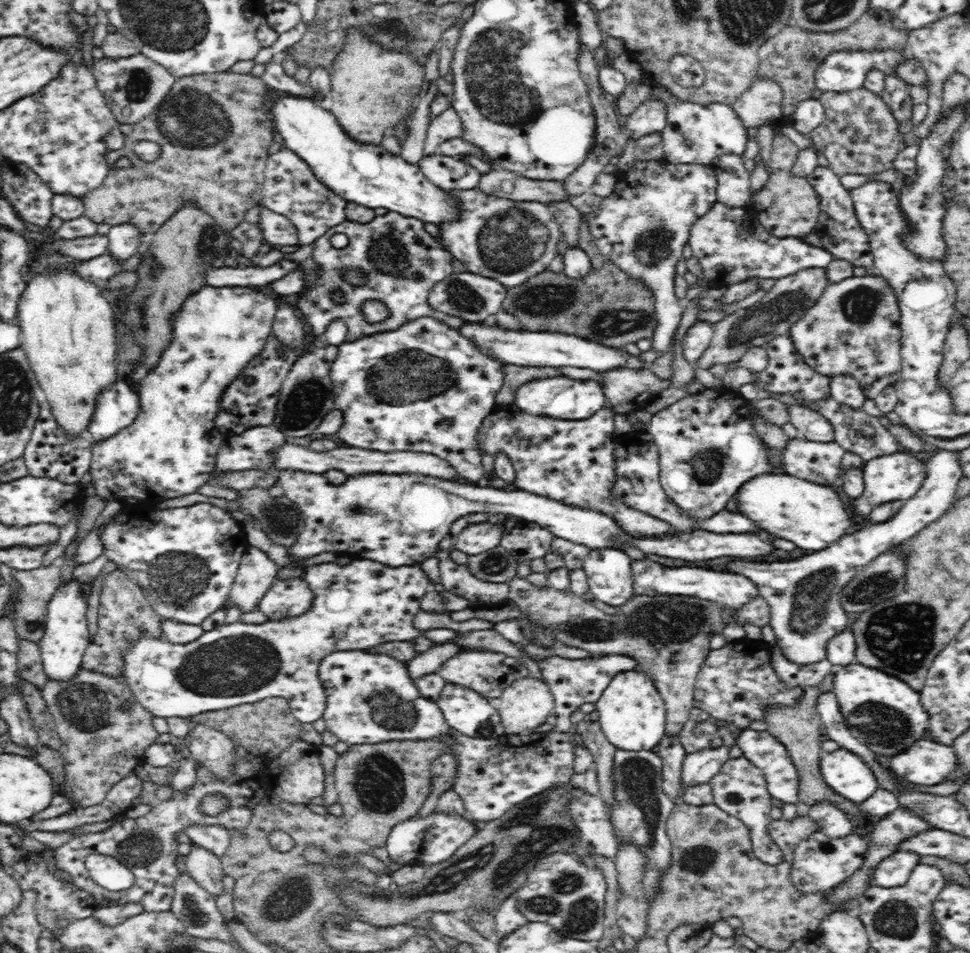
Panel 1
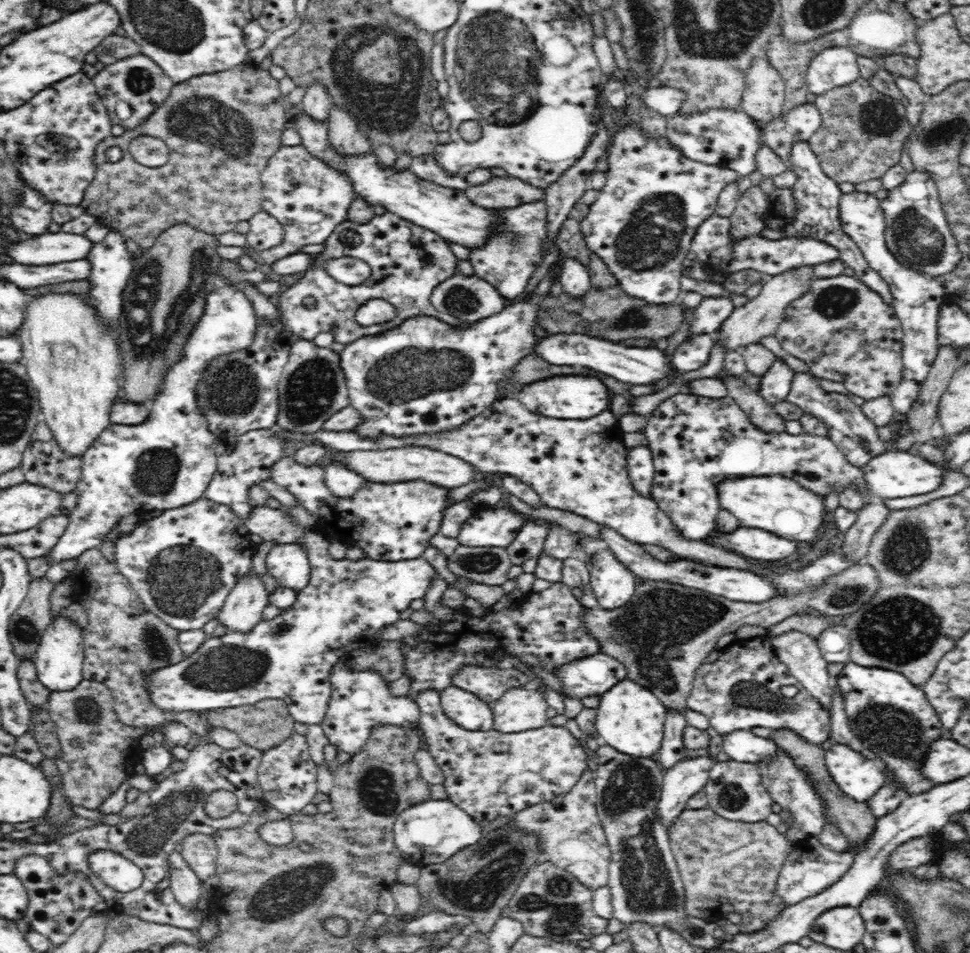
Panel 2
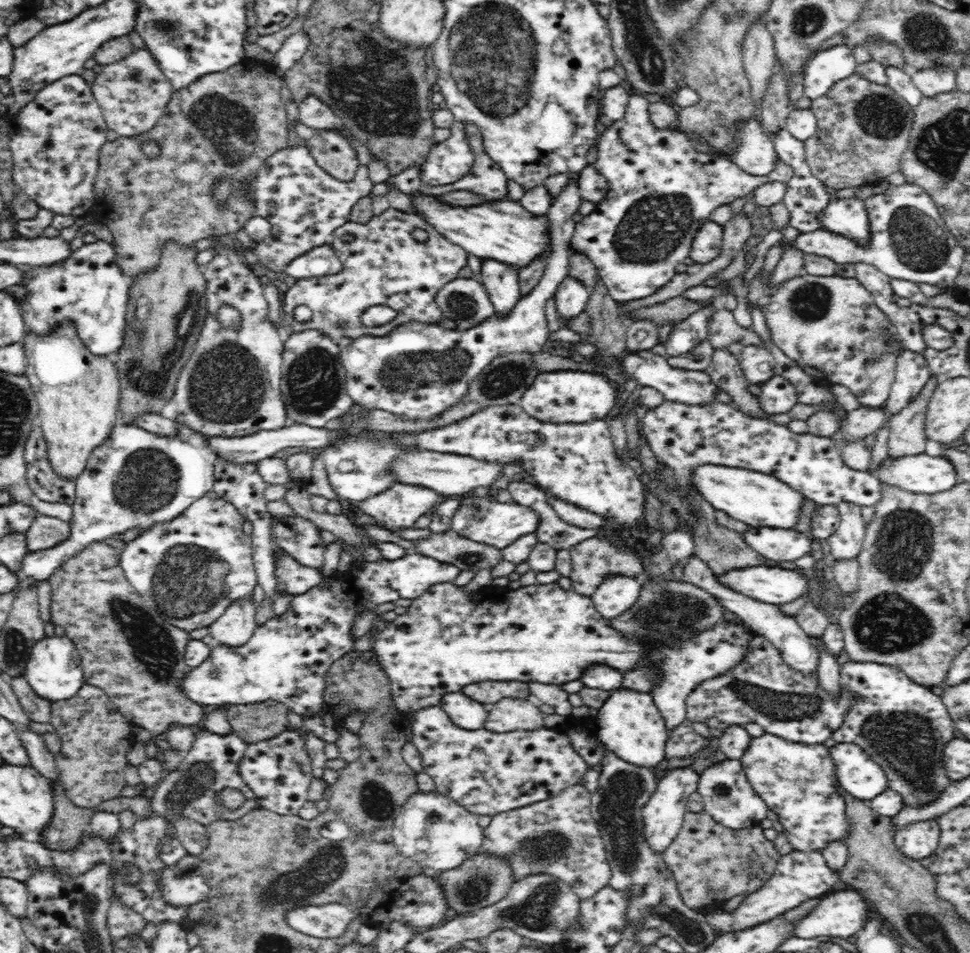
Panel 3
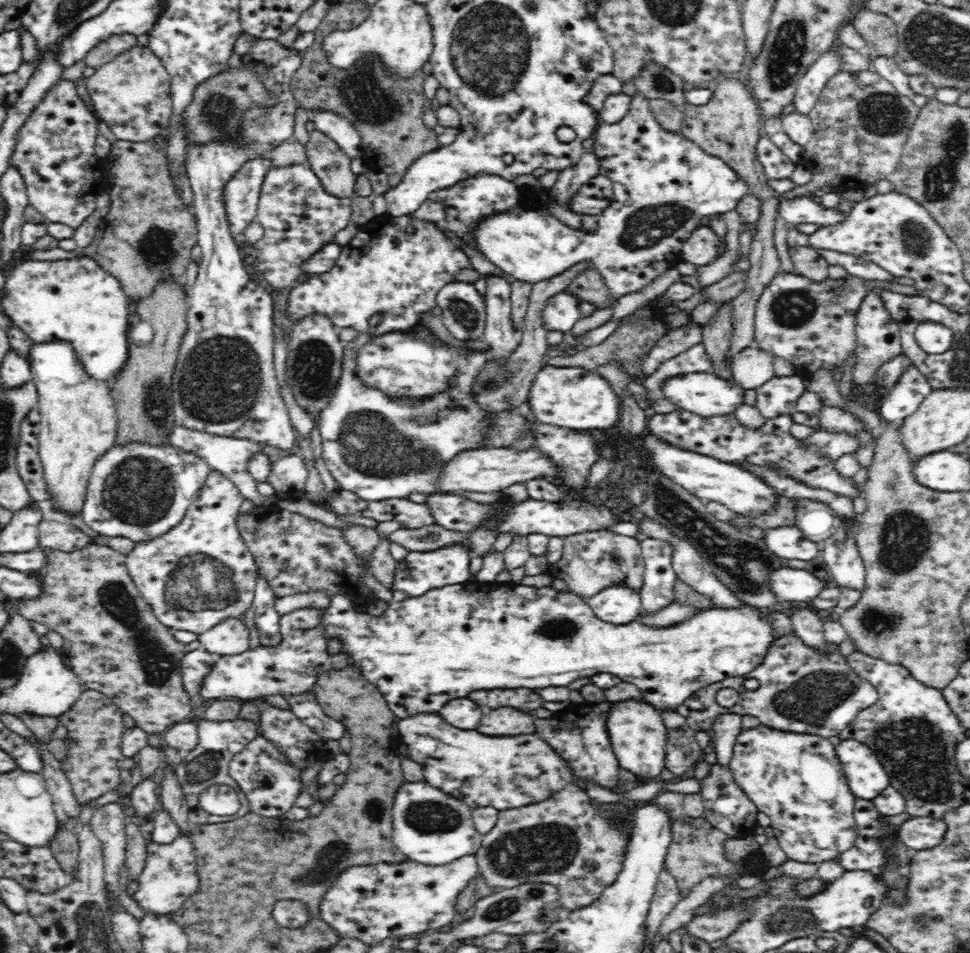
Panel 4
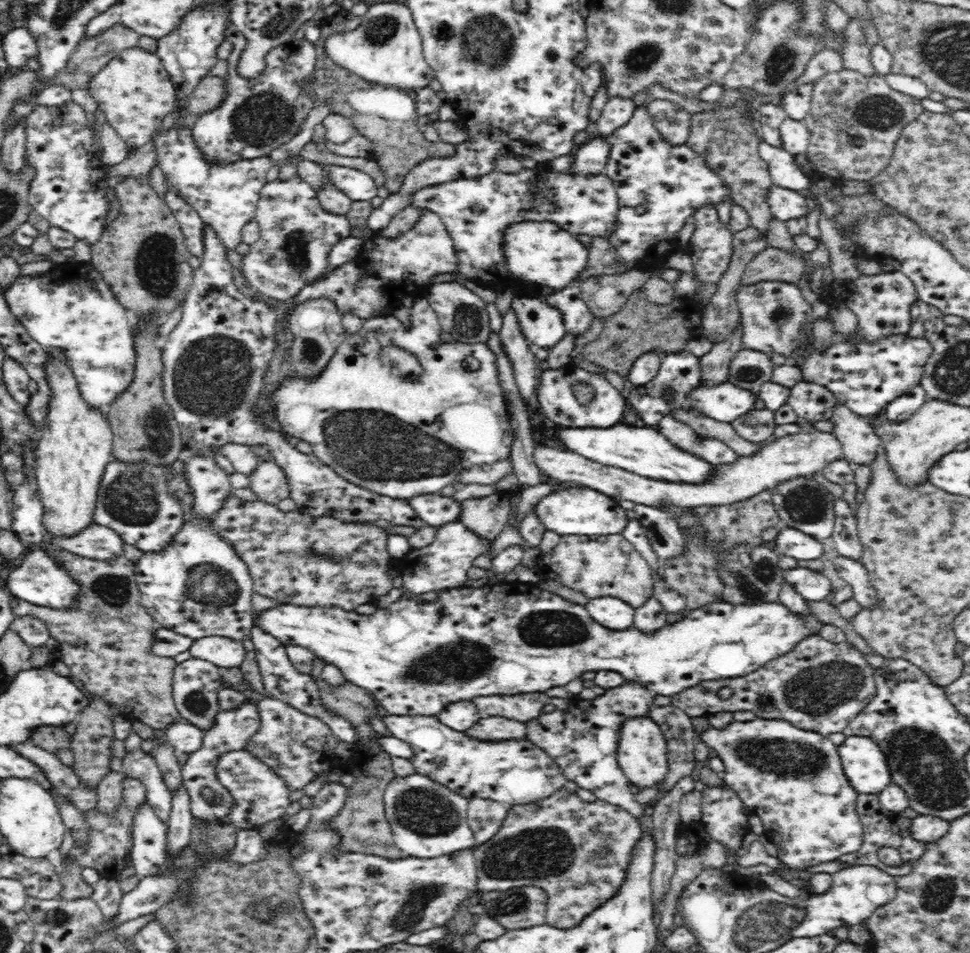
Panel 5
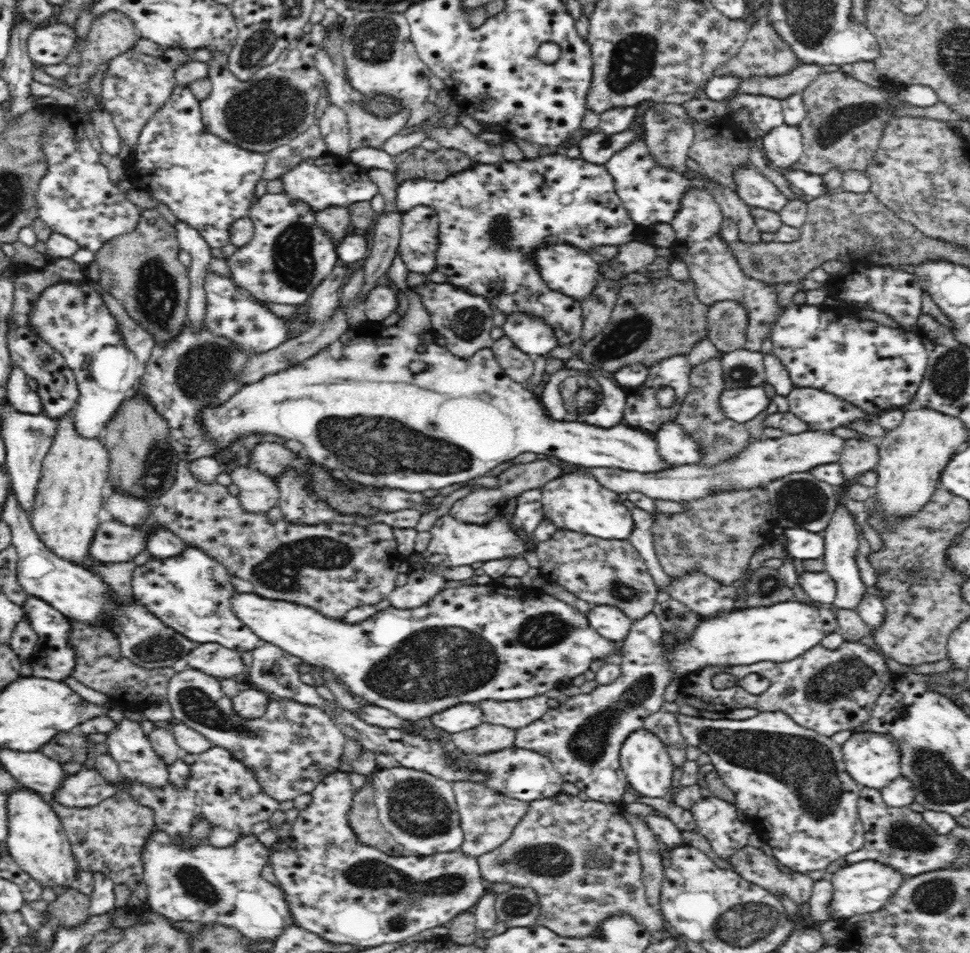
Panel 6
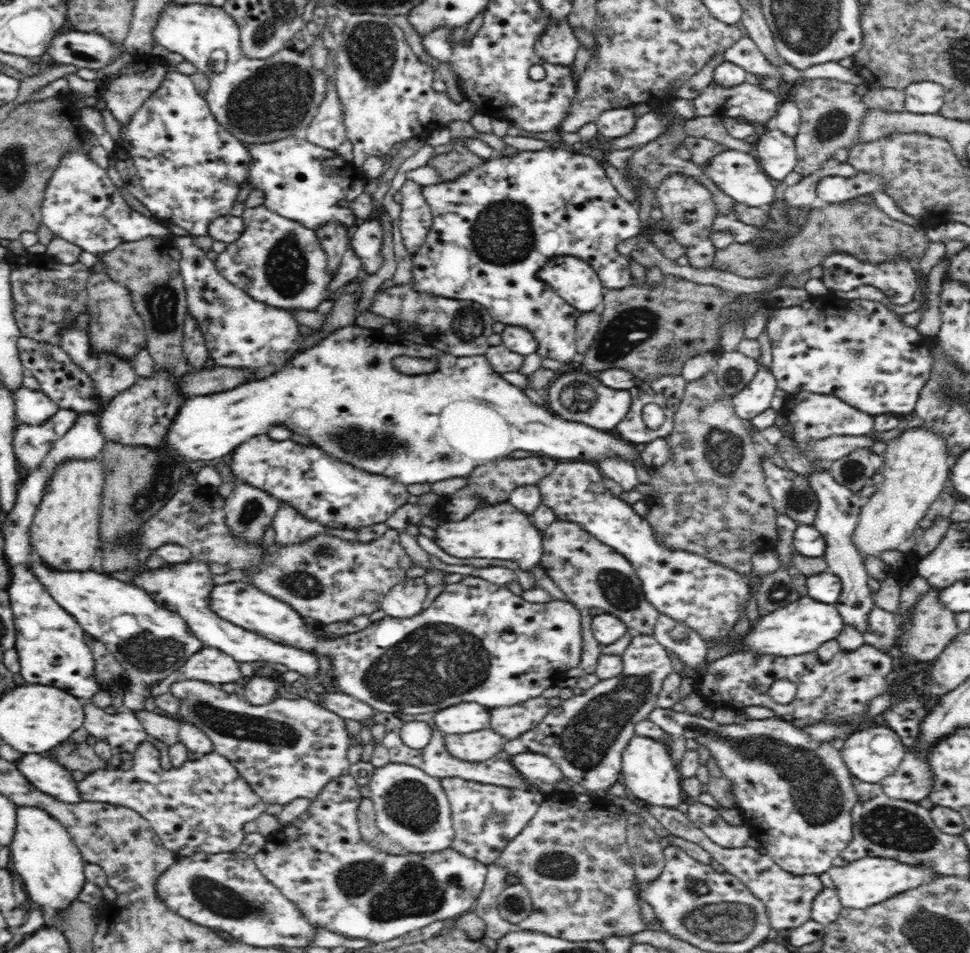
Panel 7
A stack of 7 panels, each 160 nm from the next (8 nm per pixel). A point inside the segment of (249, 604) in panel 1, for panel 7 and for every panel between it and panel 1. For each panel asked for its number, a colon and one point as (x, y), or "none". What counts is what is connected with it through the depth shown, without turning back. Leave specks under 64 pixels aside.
2: (243, 608)
3: (235, 627)
4: (231, 636)
5: (225, 653)
6: (212, 658)
7: (210, 665)

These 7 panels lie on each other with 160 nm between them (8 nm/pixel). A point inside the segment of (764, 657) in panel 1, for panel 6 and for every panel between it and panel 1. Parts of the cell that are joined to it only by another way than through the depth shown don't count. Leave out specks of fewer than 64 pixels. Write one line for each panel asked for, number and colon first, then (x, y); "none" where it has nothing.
2: (739, 691)
3: (762, 689)
4: (801, 690)
5: (820, 686)
6: (827, 690)

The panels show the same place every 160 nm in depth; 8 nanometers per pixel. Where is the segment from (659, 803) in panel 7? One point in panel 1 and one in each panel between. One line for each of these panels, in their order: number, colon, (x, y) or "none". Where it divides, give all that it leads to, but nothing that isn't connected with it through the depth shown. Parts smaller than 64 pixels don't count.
1: (632, 714)
2: (629, 718)
3: (629, 724)
4: (637, 733)
5: (642, 747)
6: (644, 758)

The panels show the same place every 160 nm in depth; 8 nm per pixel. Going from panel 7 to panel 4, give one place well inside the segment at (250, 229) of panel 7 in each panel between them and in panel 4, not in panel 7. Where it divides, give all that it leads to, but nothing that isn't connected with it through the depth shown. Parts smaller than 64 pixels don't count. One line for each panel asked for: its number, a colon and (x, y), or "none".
4: (299, 217)
5: (296, 234)
6: (288, 256)

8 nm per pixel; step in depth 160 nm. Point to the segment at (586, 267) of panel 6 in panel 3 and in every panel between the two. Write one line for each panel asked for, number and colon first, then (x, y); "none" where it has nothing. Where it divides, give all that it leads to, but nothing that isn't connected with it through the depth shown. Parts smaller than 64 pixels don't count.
3: (661, 190)
4: (663, 184)
5: (539, 252)

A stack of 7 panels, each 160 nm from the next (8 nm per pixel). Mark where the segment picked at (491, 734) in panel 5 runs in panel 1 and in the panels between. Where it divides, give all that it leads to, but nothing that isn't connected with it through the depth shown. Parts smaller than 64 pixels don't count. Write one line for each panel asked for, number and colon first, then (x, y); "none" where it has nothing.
1: (524, 705)
2: (518, 710)
3: (508, 715)
4: (505, 721)

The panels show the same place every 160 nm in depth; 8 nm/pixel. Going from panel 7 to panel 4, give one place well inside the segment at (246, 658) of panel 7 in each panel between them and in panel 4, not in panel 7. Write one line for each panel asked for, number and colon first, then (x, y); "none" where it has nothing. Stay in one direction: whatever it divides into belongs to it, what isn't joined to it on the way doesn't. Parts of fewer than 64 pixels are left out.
4: (200, 573)
5: (198, 586)
6: (191, 593)

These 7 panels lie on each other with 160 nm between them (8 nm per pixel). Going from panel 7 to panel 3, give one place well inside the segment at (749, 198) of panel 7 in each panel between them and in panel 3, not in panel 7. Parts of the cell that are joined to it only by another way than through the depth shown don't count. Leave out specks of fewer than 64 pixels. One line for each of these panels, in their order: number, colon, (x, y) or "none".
3: (848, 217)
4: (807, 209)
5: (785, 204)
6: (753, 188)

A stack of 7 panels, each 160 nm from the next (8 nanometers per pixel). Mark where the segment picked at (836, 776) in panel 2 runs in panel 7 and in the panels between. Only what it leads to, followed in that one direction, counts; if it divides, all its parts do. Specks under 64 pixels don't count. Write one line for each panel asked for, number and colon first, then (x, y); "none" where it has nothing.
3: (857, 773)
4: (865, 775)
5: (864, 765)
6: (873, 760)
7: (872, 753)

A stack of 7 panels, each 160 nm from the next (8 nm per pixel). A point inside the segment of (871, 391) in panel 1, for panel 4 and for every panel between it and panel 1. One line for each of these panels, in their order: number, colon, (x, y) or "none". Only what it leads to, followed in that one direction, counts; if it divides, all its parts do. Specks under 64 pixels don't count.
2: (842, 329)
3: (829, 325)
4: (812, 325)

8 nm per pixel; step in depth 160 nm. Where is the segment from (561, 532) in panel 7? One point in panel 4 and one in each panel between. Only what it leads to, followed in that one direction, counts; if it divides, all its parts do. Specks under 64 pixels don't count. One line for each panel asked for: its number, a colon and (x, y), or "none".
4: (591, 561)
5: (609, 565)
6: (599, 571)

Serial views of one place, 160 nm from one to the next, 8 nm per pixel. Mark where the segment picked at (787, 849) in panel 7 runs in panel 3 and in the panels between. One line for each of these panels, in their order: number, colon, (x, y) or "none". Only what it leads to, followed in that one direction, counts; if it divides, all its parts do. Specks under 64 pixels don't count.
3: (798, 781)
4: (796, 779)
5: (793, 779)
6: (792, 779)

